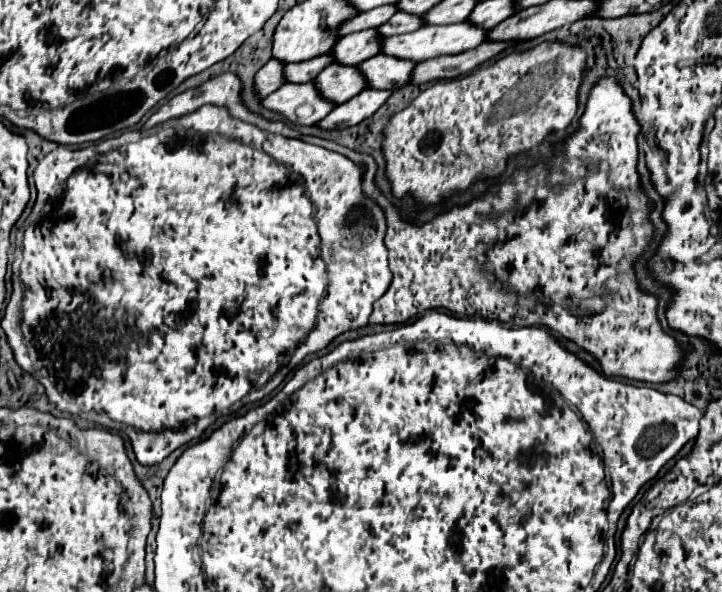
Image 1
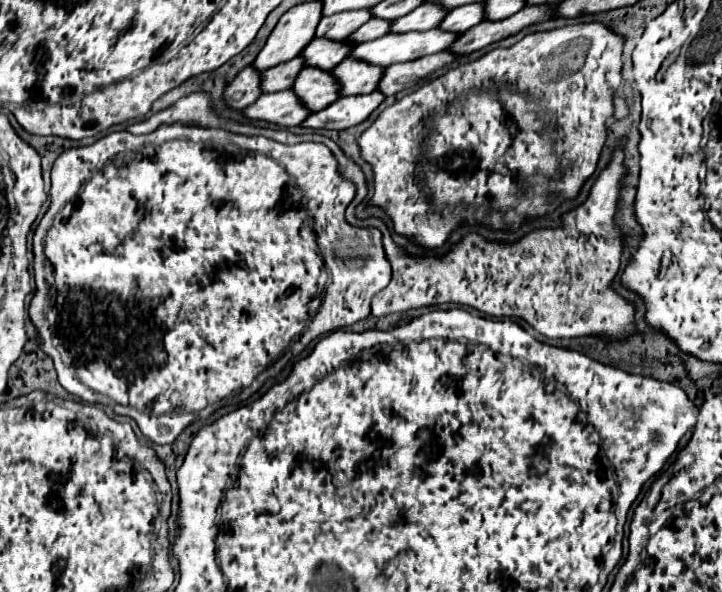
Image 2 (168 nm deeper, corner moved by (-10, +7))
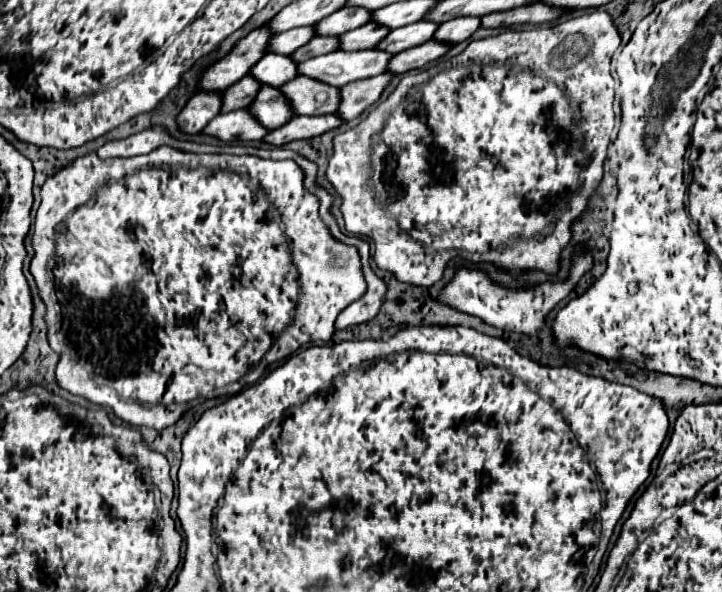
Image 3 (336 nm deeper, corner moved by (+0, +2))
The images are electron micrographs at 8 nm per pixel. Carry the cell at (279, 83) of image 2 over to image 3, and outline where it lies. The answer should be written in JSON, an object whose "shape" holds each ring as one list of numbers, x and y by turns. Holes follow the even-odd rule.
{"shape":[[241,78,237,84,229,86,223,92,223,110,221,112,231,112,231,110,239,110,245,108,253,102,253,96,257,96,257,90,261,88,261,84,255,78]]}

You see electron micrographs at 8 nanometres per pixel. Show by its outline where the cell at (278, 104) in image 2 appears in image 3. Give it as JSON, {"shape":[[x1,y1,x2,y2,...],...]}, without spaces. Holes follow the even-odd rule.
{"shape":[[243,108,243,110,225,112,225,114,215,116,205,126,203,132,229,142,229,140,237,140,237,138,239,140,261,140,271,130,261,126,261,122,257,122,257,118,253,118,249,108]]}

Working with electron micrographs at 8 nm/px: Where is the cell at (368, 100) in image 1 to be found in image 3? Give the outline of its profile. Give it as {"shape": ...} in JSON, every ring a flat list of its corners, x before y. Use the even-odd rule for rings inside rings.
{"shape":[[325,114,325,118,291,118,285,126,271,130,271,134,265,136,265,142,283,146,291,140,309,140,315,136,321,136,323,132,329,132,333,128,339,128,345,120,339,118,339,114]]}

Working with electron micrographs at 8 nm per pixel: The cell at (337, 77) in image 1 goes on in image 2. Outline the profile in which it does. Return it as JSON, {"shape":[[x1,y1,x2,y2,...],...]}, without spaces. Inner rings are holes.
{"shape":[[305,67,303,71,299,71,299,77,293,81,291,91,311,113,315,113,337,99,337,91,333,83,335,81,331,81,329,71]]}

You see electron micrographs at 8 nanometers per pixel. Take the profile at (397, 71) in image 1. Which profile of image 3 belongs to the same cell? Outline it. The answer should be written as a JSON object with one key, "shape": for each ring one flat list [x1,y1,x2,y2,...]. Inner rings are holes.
{"shape":[[301,78,285,82,281,92,293,106,297,116,321,116,321,114,335,114,341,104,341,88,325,86,321,82,313,82,313,78]]}

